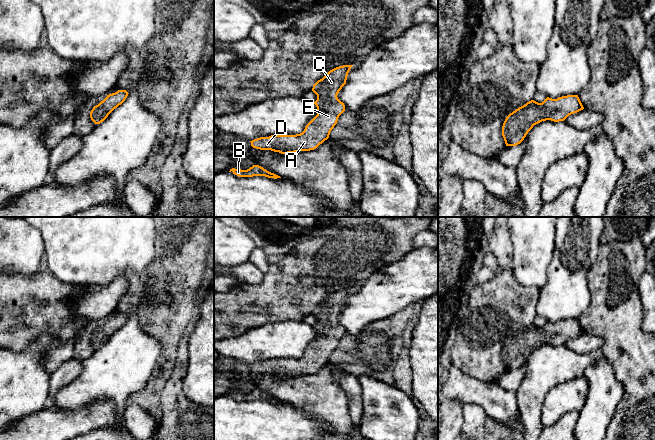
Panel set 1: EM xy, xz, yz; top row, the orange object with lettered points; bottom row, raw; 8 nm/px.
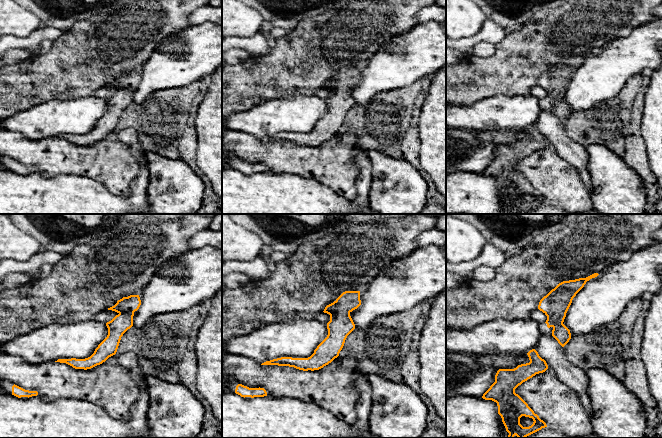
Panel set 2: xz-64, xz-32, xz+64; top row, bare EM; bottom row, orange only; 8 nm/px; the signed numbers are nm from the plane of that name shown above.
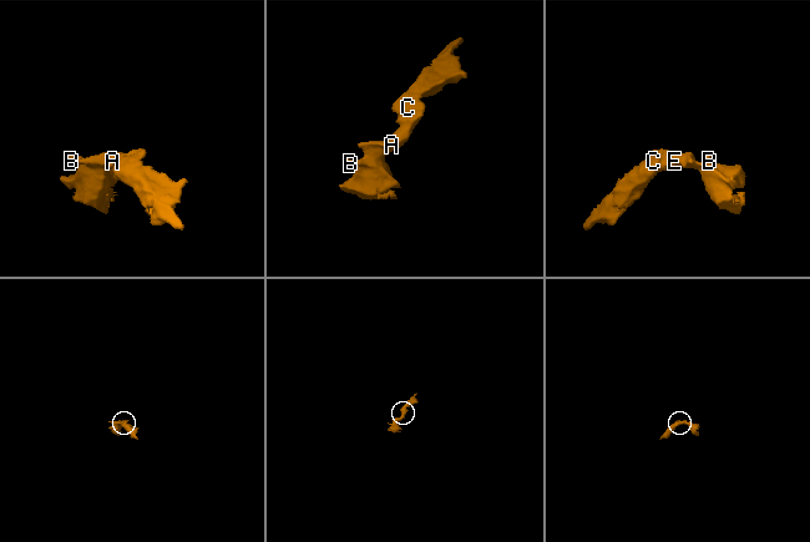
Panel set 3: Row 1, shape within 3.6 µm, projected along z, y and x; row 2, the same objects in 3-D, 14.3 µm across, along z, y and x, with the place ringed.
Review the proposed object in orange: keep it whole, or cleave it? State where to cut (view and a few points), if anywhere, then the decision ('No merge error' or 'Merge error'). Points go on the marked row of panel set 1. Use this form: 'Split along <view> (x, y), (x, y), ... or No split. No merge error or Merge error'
No split. No merge error

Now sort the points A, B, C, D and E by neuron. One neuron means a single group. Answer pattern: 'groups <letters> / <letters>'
groups A B C D E

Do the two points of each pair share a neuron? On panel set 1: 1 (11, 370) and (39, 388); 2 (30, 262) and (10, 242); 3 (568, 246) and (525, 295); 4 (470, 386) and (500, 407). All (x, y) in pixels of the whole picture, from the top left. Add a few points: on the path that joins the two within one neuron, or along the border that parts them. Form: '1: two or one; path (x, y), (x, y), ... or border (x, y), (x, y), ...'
1: one; path (18, 377), (29, 388), (32, 388)
2: one; path (25, 257), (15, 247)
3: two; border (540, 289), (536, 312)
4: one; path (478, 392), (487, 394), (493, 399)

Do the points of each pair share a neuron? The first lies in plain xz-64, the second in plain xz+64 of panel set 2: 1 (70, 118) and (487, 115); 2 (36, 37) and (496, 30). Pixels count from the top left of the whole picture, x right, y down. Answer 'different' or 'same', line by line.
1: same
2: different

